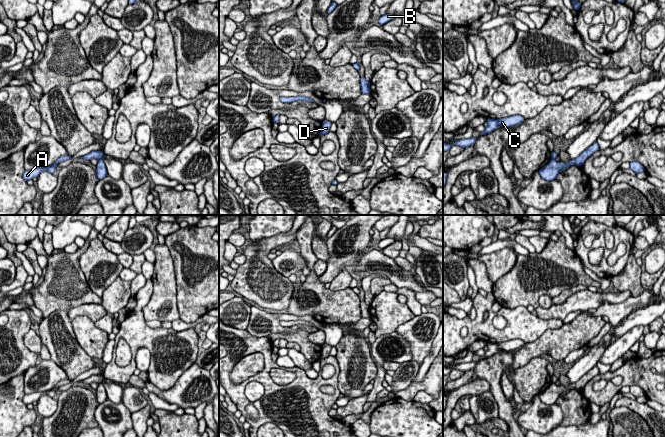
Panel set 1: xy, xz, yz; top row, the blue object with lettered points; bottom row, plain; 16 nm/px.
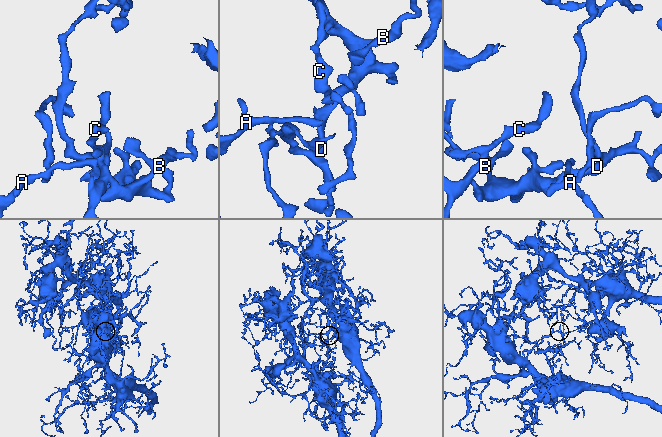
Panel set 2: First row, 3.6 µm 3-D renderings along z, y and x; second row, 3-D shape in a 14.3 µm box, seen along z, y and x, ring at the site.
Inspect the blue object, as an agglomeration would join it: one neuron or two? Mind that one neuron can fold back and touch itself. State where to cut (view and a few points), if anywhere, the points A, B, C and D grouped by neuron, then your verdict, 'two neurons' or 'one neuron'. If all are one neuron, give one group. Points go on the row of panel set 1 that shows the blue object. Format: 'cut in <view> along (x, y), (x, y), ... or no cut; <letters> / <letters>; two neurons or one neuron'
cut in xy along (101, 158), (99, 160); A / B C D; two neurons

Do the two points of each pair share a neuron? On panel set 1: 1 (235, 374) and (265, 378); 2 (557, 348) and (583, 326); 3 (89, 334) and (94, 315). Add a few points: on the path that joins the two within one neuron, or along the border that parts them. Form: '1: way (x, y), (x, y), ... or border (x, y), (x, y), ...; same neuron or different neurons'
1: border (264, 357), (260, 371), (239, 383), (230, 379); different neurons
2: way (563, 344), (577, 332); same neuron
3: border (71, 319), (76, 316), (87, 316), (93, 322); different neurons

